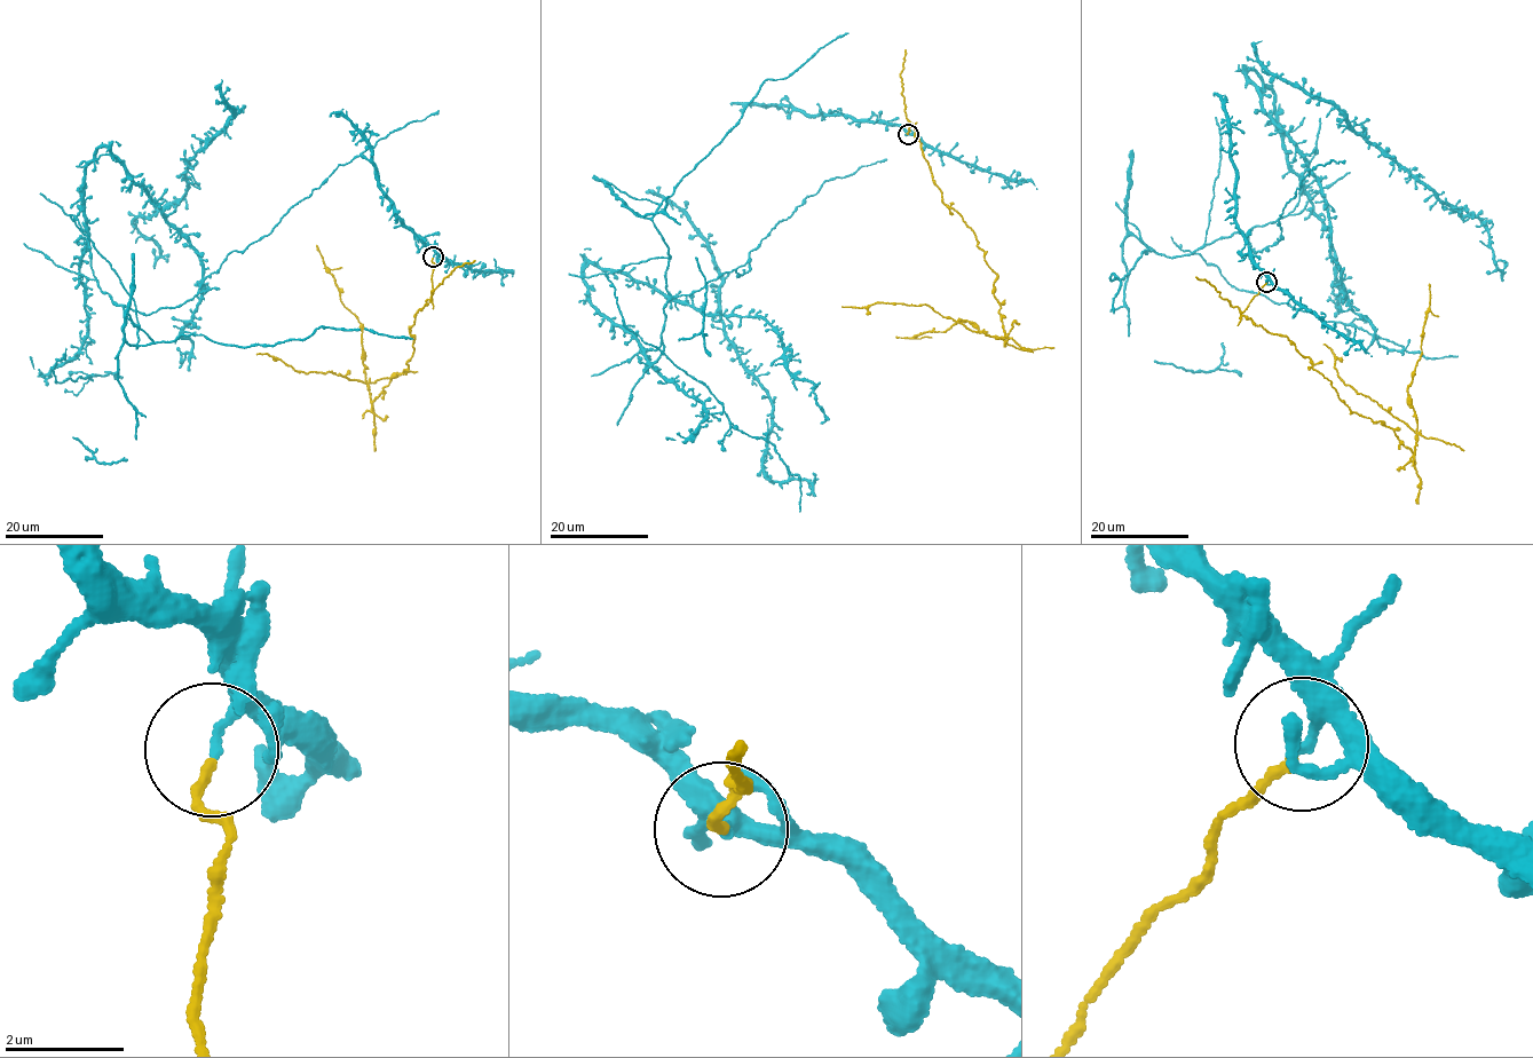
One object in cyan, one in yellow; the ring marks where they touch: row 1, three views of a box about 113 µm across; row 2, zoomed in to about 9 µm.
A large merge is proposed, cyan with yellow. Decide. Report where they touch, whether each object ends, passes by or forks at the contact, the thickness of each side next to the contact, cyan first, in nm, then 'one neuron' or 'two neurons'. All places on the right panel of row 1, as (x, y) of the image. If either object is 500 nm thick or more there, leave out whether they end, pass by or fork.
at (1266, 282); cyan ends there; yellow ends there; 180 nm thick on the cyan side, 140 nm on the other; two neurons

